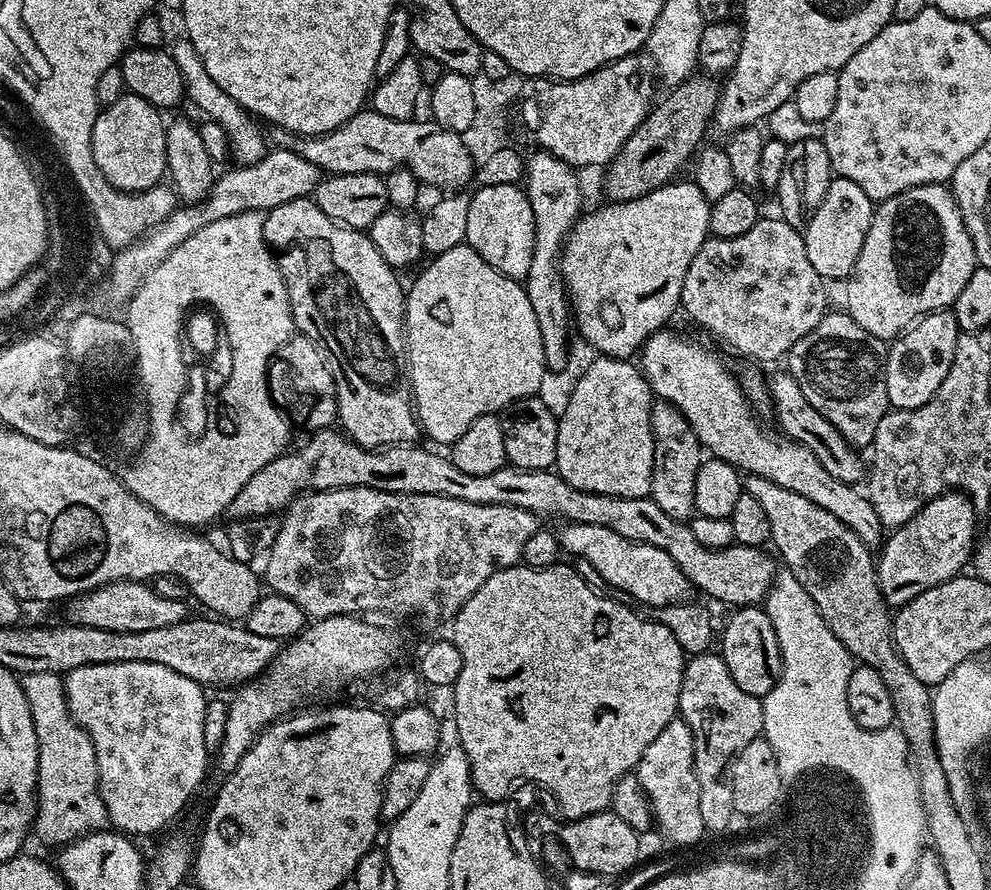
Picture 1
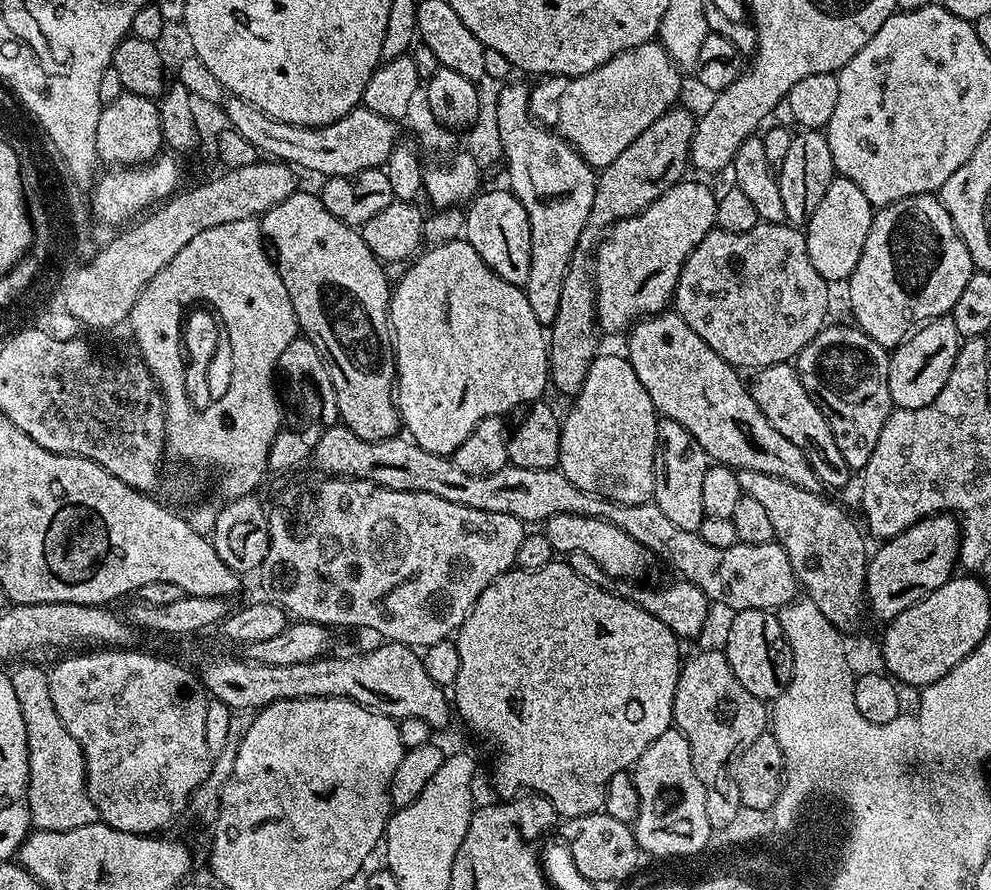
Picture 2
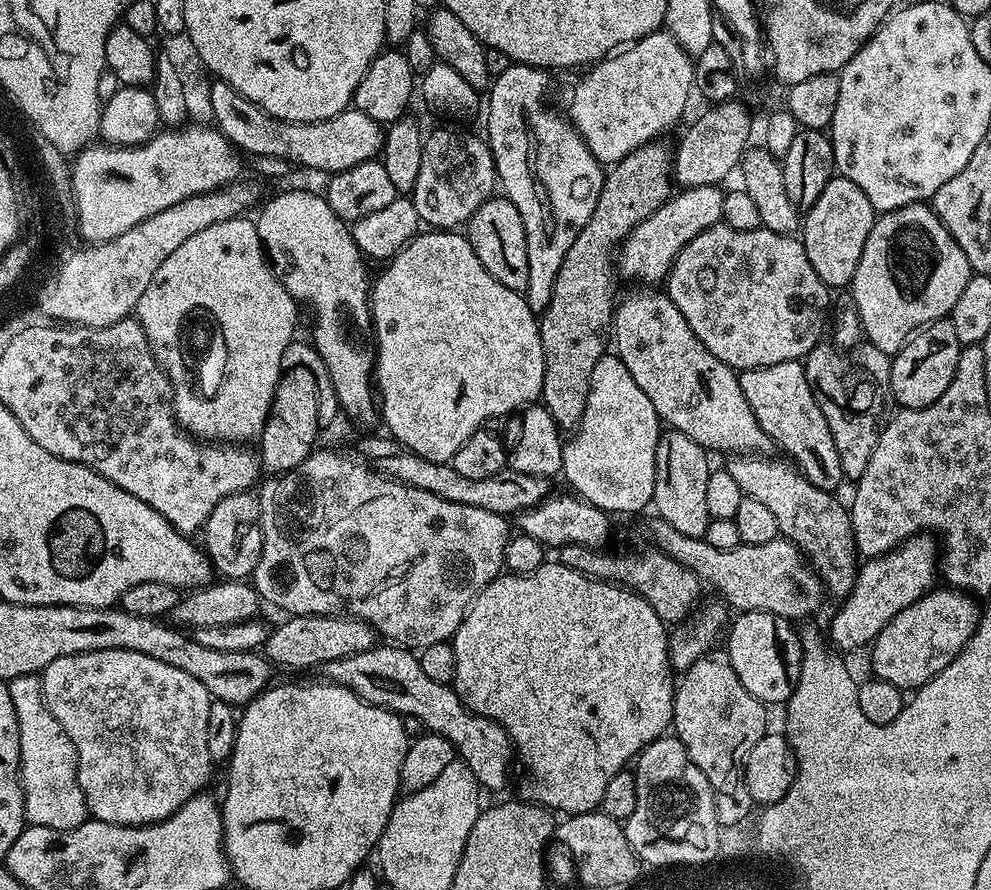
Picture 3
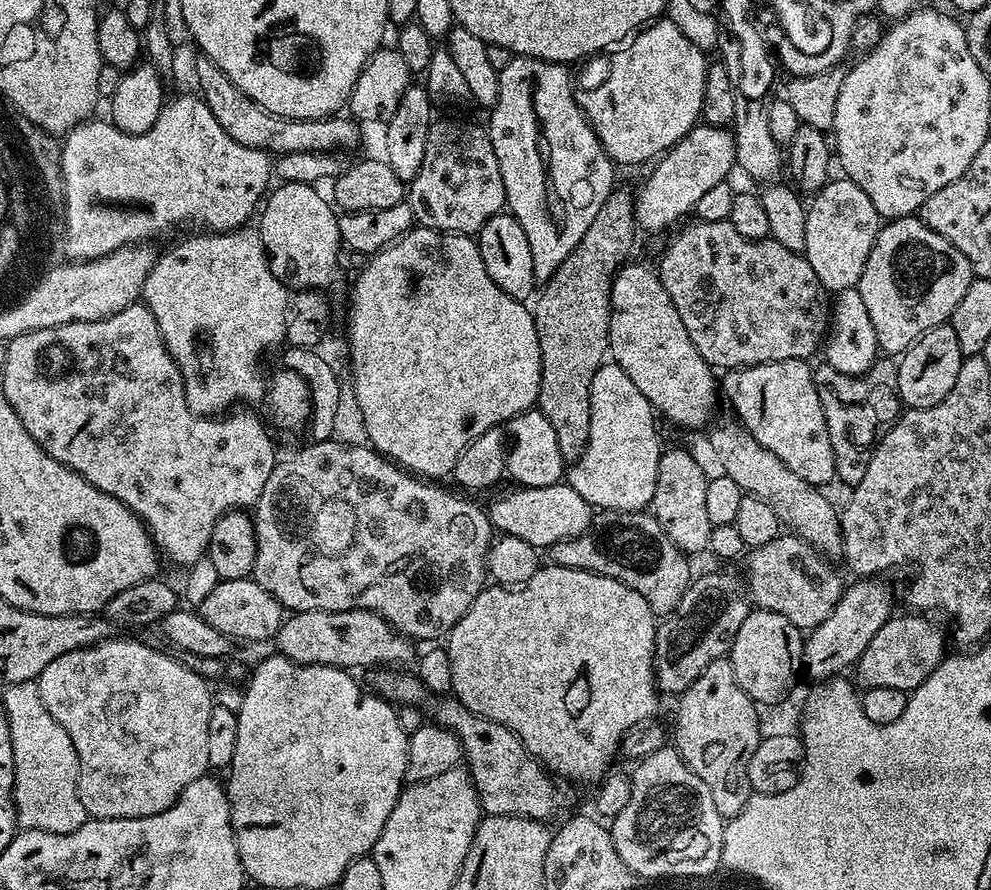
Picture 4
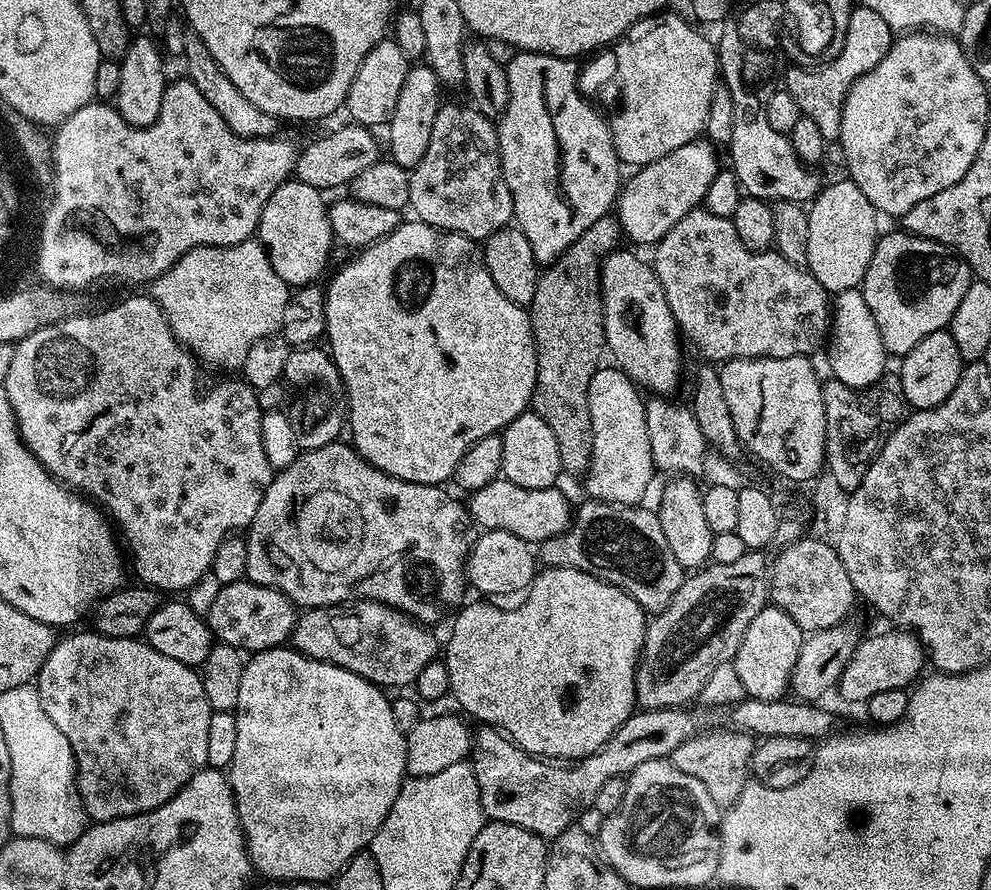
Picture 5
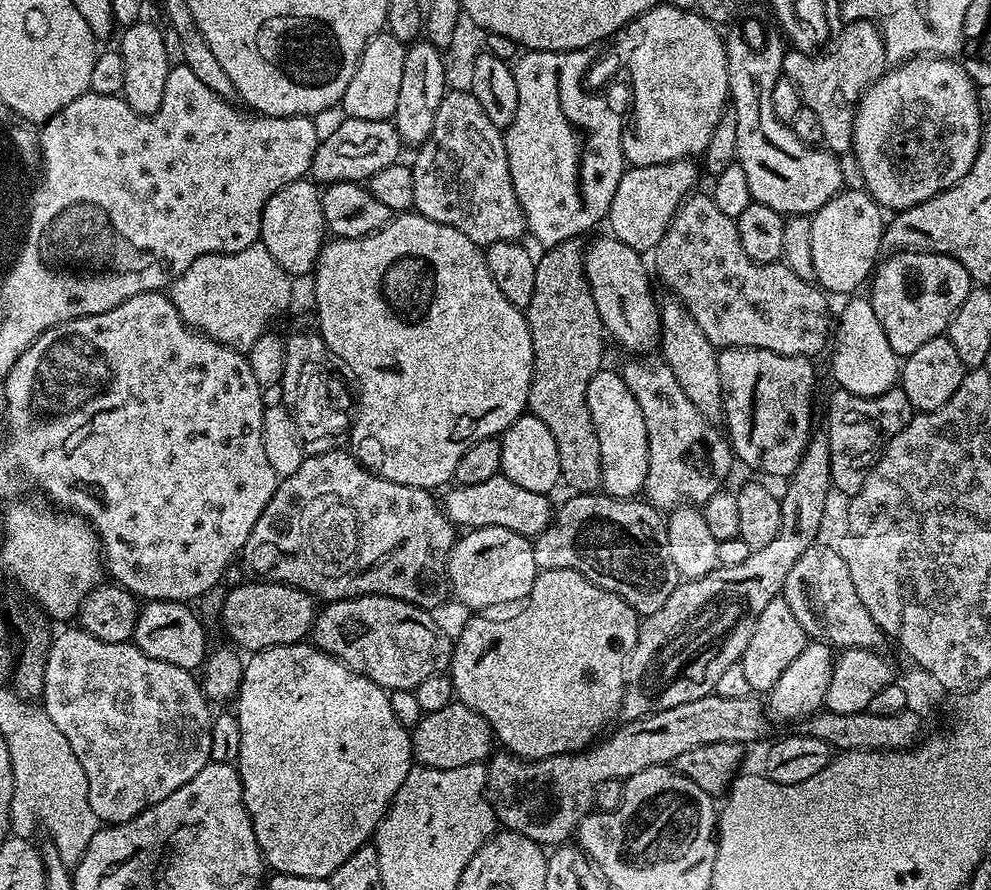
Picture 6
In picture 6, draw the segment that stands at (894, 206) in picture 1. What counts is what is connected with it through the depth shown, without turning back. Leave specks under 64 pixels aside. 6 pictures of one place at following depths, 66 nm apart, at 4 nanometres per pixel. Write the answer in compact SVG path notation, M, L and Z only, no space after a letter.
M893 252L879 261L871 284L874 314L878 314L886 339L901 358L914 354L930 338L945 335L952 315L966 302L966 294L974 287L966 266L941 252Z

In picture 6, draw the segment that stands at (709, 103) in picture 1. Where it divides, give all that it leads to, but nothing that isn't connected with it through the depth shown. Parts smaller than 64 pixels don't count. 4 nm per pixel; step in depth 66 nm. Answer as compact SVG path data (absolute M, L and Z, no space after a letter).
M574 239L555 244L543 253L544 257L536 260L534 298L530 298L530 306L526 310L534 350L527 411L546 422L546 430L550 430L554 446L558 446L561 481L565 485L568 483L573 493L592 494L601 487L602 462L598 450L598 434L594 430L590 406L586 402L586 386L590 386L590 378L594 378L594 374L602 370L603 364L600 363L604 360L606 333L598 314L598 306L594 306L594 294L590 294L584 269L585 245L580 243L579 239Z

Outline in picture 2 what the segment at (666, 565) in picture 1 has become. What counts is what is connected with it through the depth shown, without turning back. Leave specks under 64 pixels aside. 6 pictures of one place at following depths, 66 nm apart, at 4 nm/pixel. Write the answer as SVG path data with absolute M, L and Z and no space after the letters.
M554 514L549 520L543 521L542 531L546 538L550 538L550 546L553 553L567 554L569 552L581 552L594 558L606 574L610 574L616 580L639 581L640 576L648 572L648 567L654 564L654 557L647 548L644 548L630 534L618 530L610 522L602 518L590 518L589 516L579 516L578 514Z

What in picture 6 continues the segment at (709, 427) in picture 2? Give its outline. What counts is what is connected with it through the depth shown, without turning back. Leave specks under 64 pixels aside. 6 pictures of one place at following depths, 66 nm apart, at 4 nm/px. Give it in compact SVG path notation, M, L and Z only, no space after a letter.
M611 234L600 236L591 245L590 243L584 250L584 269L586 270L586 278L590 286L590 294L594 294L594 306L598 306L598 314L604 323L605 333L609 337L612 336L625 348L628 352L644 352L640 354L648 354L648 351L655 349L660 342L660 309L658 307L658 299L652 293L652 280L650 268L644 265L645 257L641 253L635 252L630 246L626 246L626 242L617 240Z

